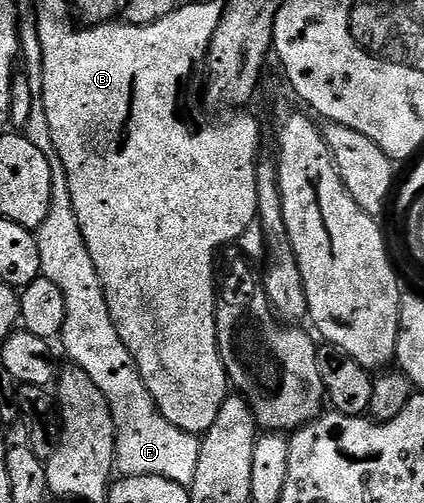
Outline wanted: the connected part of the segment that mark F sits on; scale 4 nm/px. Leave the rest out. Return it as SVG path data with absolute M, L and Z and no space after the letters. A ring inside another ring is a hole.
M23 19L19 22L19 52L21 69L28 79L32 95L32 110L25 126L25 136L29 143L33 143L33 147L37 147L37 151L41 151L41 155L45 155L49 163L51 206L35 233L35 239L43 268L42 276L55 283L65 297L65 323L61 334L63 349L71 356L70 364L85 371L85 375L93 379L97 391L101 391L109 407L115 424L115 469L124 477L157 475L190 487L193 475L197 475L197 459L201 459L200 438L196 434L181 431L181 427L173 427L173 423L161 415L137 371L133 355L129 355L109 315L97 267L93 267L89 247L85 247L85 239L72 211L65 167L61 167L61 159L49 135L43 102L41 39L34 20Z

